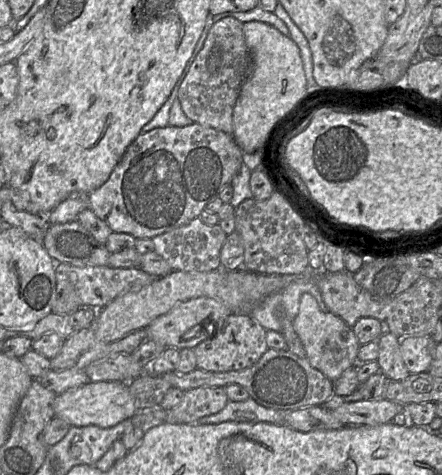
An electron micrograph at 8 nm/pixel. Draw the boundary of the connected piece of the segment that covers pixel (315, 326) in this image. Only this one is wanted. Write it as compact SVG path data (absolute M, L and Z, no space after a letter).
M302 294L293 327L303 344L305 357L310 365L331 381L334 382L346 369L356 365L360 344L352 327L332 312L321 311L312 295Z

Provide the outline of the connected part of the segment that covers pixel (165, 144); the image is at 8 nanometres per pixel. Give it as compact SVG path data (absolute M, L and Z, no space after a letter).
M197 123L186 127L154 128L141 133L127 148L109 179L87 195L88 209L106 222L113 232L151 239L199 217L205 206L219 198L222 189L231 184L243 162L244 153L234 137L223 131Z

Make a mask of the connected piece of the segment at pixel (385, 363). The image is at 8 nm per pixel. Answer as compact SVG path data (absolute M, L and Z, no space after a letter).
M391 332L381 335L378 339L377 363L380 372L391 381L402 381L410 375L402 359L400 340Z

